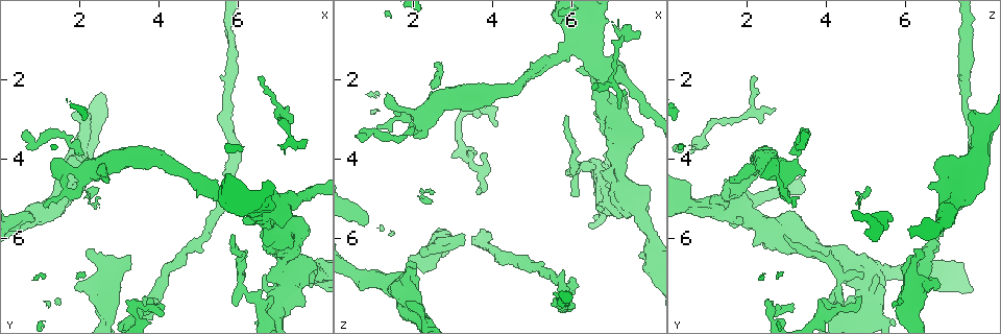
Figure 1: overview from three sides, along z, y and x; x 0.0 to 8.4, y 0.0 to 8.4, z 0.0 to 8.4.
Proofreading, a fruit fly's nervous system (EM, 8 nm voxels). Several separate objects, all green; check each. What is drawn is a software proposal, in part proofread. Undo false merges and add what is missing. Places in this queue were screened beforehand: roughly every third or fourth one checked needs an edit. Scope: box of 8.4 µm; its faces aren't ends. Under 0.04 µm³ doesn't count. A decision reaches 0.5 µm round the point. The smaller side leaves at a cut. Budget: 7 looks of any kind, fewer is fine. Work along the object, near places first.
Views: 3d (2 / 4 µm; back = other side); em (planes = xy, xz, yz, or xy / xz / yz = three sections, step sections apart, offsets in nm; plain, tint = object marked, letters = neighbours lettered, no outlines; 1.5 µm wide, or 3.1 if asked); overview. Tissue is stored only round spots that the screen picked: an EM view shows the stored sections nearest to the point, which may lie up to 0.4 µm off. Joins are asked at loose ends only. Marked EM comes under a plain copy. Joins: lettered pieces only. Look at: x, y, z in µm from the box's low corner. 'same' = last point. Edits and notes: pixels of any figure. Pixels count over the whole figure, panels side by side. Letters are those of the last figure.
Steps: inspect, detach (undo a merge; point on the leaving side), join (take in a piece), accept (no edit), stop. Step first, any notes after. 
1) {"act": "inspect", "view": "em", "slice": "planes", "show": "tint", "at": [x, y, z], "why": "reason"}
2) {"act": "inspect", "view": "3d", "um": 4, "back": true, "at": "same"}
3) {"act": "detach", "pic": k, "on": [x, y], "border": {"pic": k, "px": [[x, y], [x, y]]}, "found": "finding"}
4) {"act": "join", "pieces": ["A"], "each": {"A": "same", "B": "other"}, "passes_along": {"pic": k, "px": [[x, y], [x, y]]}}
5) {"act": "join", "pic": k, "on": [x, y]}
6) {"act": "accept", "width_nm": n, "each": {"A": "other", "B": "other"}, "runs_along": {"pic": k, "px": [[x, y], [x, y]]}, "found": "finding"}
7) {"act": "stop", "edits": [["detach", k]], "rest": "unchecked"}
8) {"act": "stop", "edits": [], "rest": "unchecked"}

{"act": "inspect", "view": "em", "slice": "planes", "show": "letters", "at": [4.10, 7.70, 3.20], "why": "free end"}

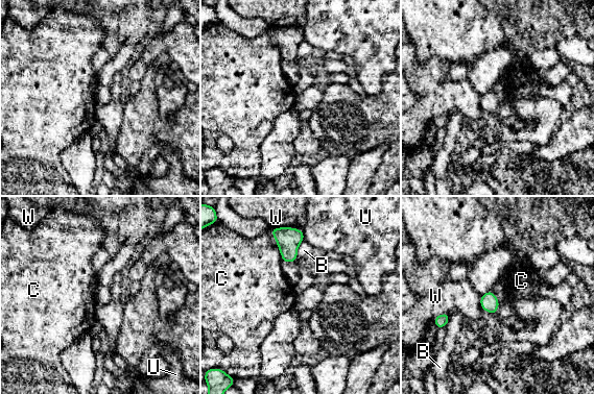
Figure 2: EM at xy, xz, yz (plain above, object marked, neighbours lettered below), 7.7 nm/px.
{"act": "accept", "width_nm": 140, "each": {"B": "other", "C": "other", "U": "other", "W": "other"}, "border": {"pic": 2, "px": [[270, 234], [275, 239], [283, 261]]}, "found": "none of them fits"}

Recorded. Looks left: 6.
{"act": "inspect", "view": "3d", "um": 4, "at": [2.00, 4.70, 6.55], "why": "free end"}

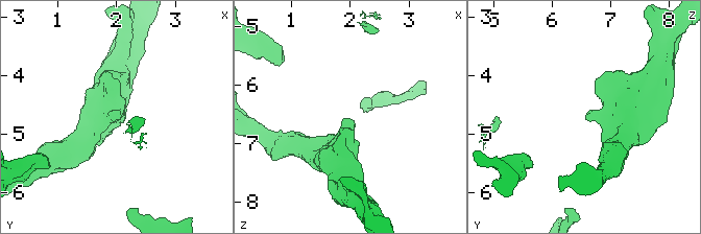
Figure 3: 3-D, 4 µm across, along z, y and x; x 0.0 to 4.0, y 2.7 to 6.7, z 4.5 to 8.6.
{"act": "inspect", "view": "em", "slice": "planes", "show": "letters", "at": [2.00, 4.65, 6.55]}

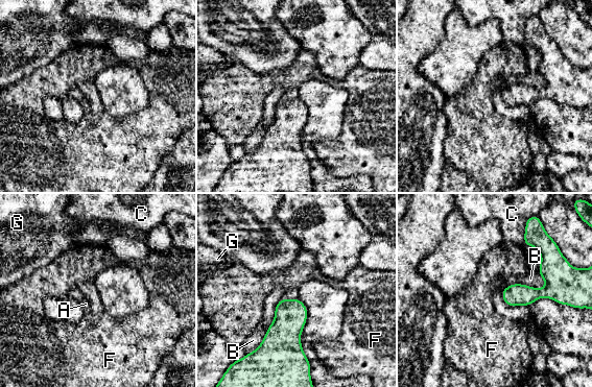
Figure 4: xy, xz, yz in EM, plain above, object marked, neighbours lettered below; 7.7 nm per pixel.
{"act": "accept", "longest_contact_nm": ["B", 360], "each": {"A": "other", "B": "other", "C": "other", "F": "other", "G": "other"}, "border": {"pic": 4, "px": [[545, 281], [501, 293]]}, "found": "no lettered piece goes on from it"}

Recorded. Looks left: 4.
{"act": "inspect", "view": "3d", "um": 4, "at": [1.80, 2.90, 7.55], "why": "branch stops here"}

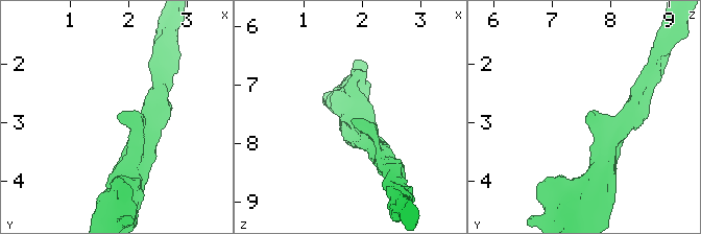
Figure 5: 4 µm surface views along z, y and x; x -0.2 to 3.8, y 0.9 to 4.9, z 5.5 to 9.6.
{"act": "inspect", "view": "em", "slice": "planes", "show": "letters", "at": [1.80, 2.90, 7.60]}

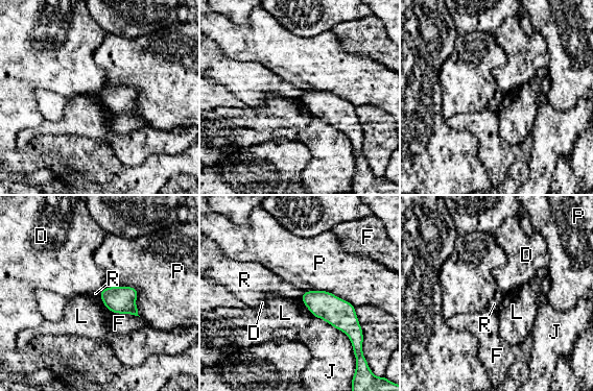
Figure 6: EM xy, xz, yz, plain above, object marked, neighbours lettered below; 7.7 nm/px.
{"act": "accept", "width_nm": 190, "each": {"D": "other", "F": "other", "J": "other", "L": "other", "P": "other", "R": "other"}, "border": {"pic": 6, "px": [[99, 291], [101, 300]]}, "found": "none of them fits"}

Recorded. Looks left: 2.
{"act": "stop", "edits": [], "rest": "unchecked"}

